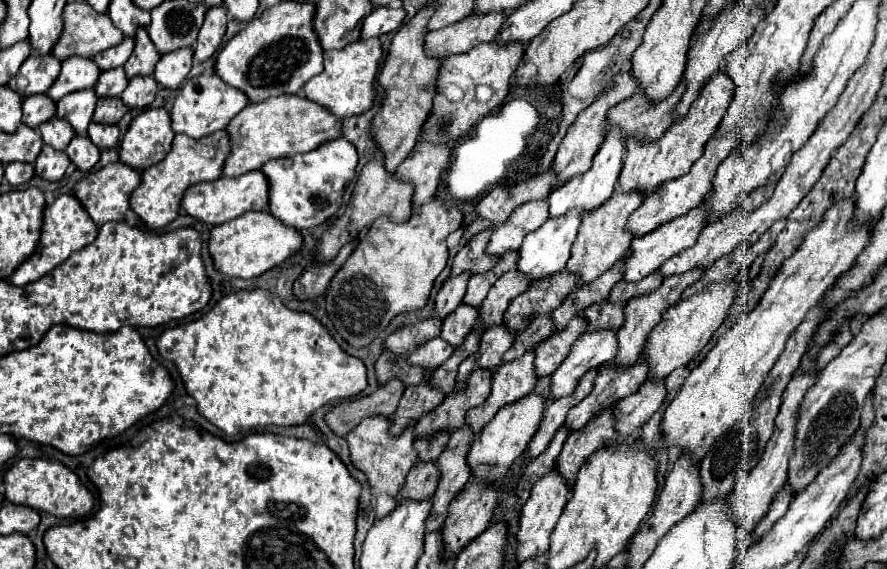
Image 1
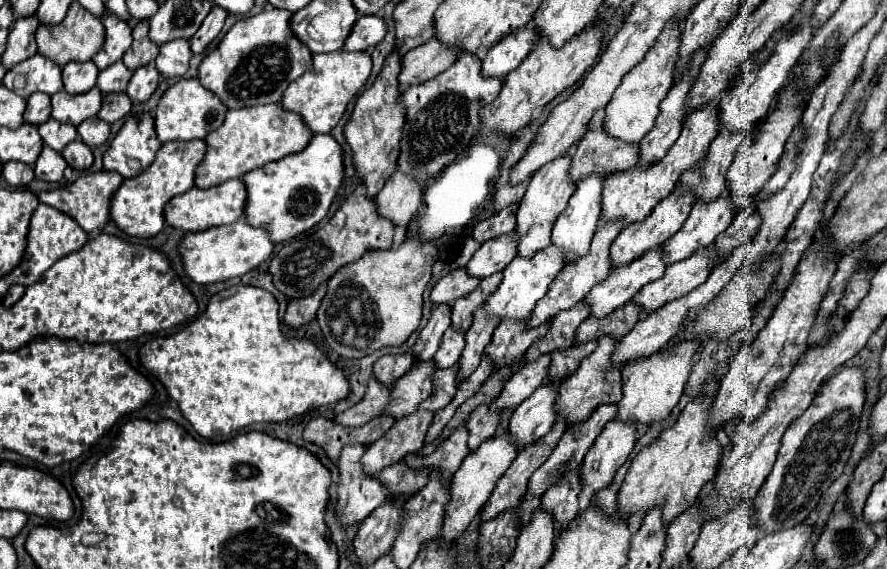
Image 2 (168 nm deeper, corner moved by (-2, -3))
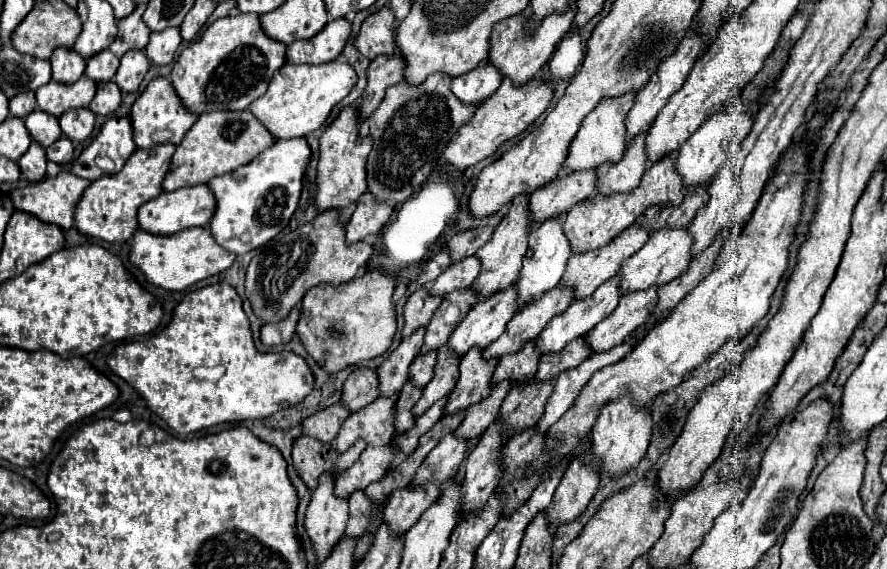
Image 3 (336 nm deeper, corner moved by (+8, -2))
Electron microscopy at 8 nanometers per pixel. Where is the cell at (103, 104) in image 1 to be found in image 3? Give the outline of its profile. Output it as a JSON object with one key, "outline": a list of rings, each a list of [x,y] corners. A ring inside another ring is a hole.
{"outline":[[[101,81],[97,83],[97,93],[89,103],[89,109],[95,115],[111,115],[121,103],[121,91],[115,81]]]}

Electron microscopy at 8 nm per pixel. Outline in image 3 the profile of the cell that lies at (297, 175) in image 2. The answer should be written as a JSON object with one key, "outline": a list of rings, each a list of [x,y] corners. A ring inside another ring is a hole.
{"outline":[[[303,137],[275,141],[253,161],[231,173],[213,177],[207,185],[215,195],[215,213],[209,221],[213,239],[229,253],[243,255],[271,241],[291,219],[301,195],[301,181],[311,149]]]}

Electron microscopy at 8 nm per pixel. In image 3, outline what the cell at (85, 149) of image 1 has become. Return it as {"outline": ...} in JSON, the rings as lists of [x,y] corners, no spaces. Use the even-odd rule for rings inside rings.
{"outline":[[[59,137],[45,151],[47,151],[47,159],[59,165],[69,165],[73,161],[73,143],[67,137]]]}

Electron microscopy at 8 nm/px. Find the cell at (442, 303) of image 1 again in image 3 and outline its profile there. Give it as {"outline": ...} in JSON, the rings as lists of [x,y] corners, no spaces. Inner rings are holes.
{"outline":[[[417,329],[411,337],[403,339],[401,345],[379,365],[379,397],[391,397],[407,383],[411,361],[419,355],[423,345],[423,333],[425,329]]]}

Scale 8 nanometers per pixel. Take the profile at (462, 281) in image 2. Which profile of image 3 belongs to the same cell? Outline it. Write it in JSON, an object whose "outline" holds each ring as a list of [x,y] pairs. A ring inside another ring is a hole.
{"outline":[[[419,289],[415,291],[405,307],[403,307],[403,317],[405,317],[405,325],[403,325],[403,331],[401,335],[403,337],[409,337],[411,333],[415,333],[417,327],[425,327],[431,319],[431,313],[441,305],[441,299],[437,297],[429,297],[429,291],[427,289]]]}

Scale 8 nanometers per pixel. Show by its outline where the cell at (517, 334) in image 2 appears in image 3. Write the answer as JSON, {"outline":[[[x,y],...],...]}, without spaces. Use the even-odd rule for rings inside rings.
{"outline":[[[471,349],[461,359],[461,365],[459,365],[461,375],[443,407],[443,417],[465,411],[467,407],[483,401],[487,393],[491,393],[493,389],[491,377],[495,367],[497,367],[497,361],[485,361],[481,357],[481,349]]]}

